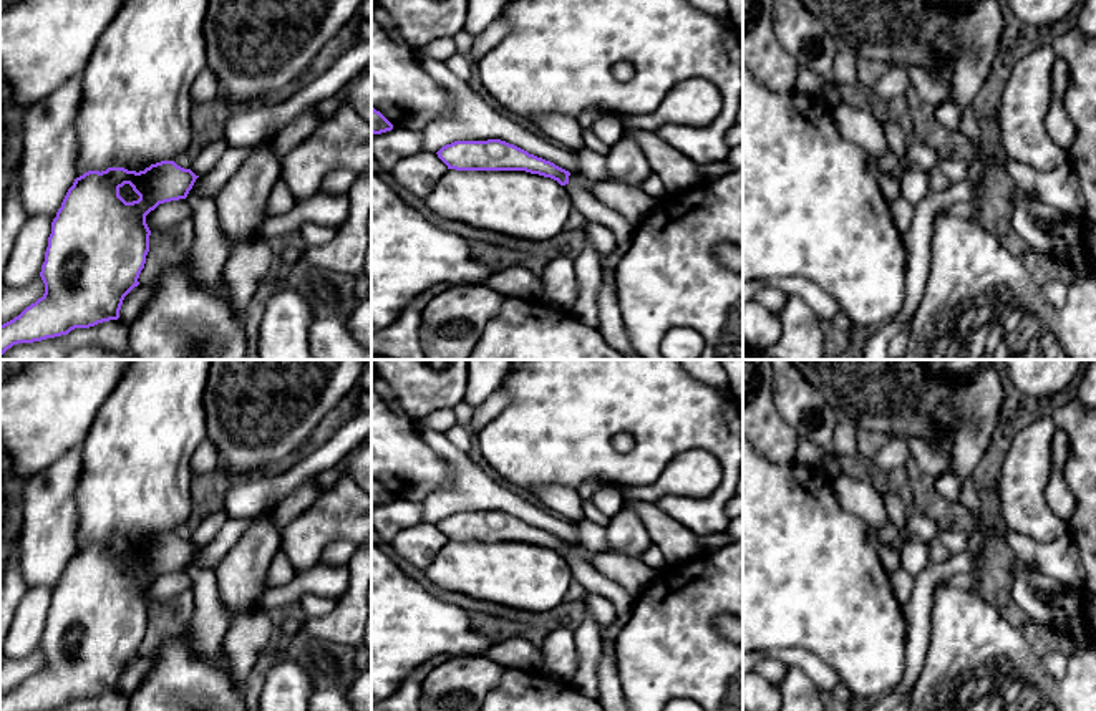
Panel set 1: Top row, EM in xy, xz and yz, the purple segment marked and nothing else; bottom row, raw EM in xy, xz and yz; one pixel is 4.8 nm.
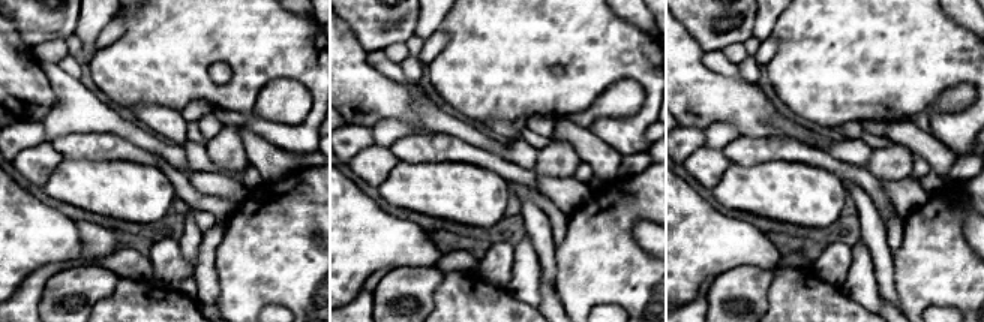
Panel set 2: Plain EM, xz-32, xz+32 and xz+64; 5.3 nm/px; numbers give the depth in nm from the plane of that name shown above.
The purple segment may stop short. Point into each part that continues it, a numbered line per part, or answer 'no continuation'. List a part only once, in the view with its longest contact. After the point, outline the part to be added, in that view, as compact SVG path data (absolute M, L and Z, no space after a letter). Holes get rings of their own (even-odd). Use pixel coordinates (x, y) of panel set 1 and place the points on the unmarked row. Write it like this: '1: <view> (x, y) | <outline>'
1: xz (574, 551) | M570 545L569 547L569 555L575 557L575 559L580 559L580 560L585 560L587 563L590 563L595 554L585 550L580 545Z

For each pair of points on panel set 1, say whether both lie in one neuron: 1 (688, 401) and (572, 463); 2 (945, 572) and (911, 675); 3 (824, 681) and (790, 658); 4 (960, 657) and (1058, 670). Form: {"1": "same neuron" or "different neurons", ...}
{"1": "same neuron", "2": "same neuron", "3": "same neuron", "4": "different neurons"}

